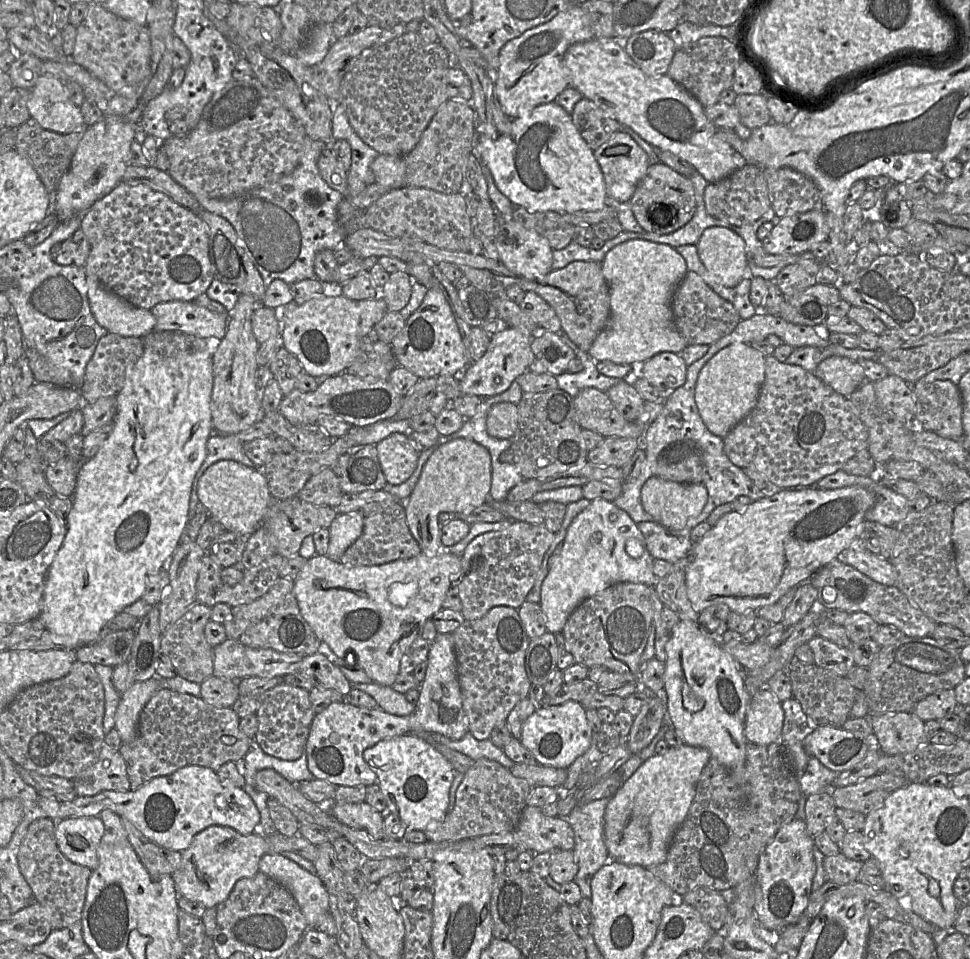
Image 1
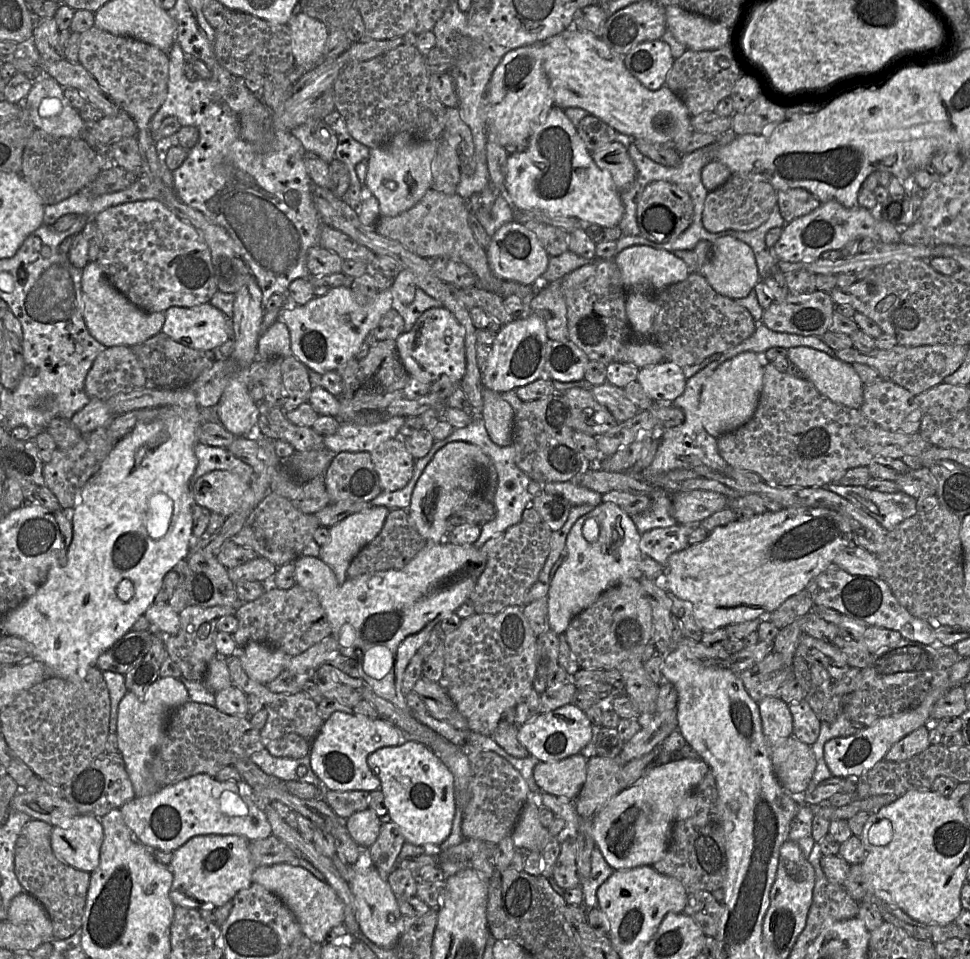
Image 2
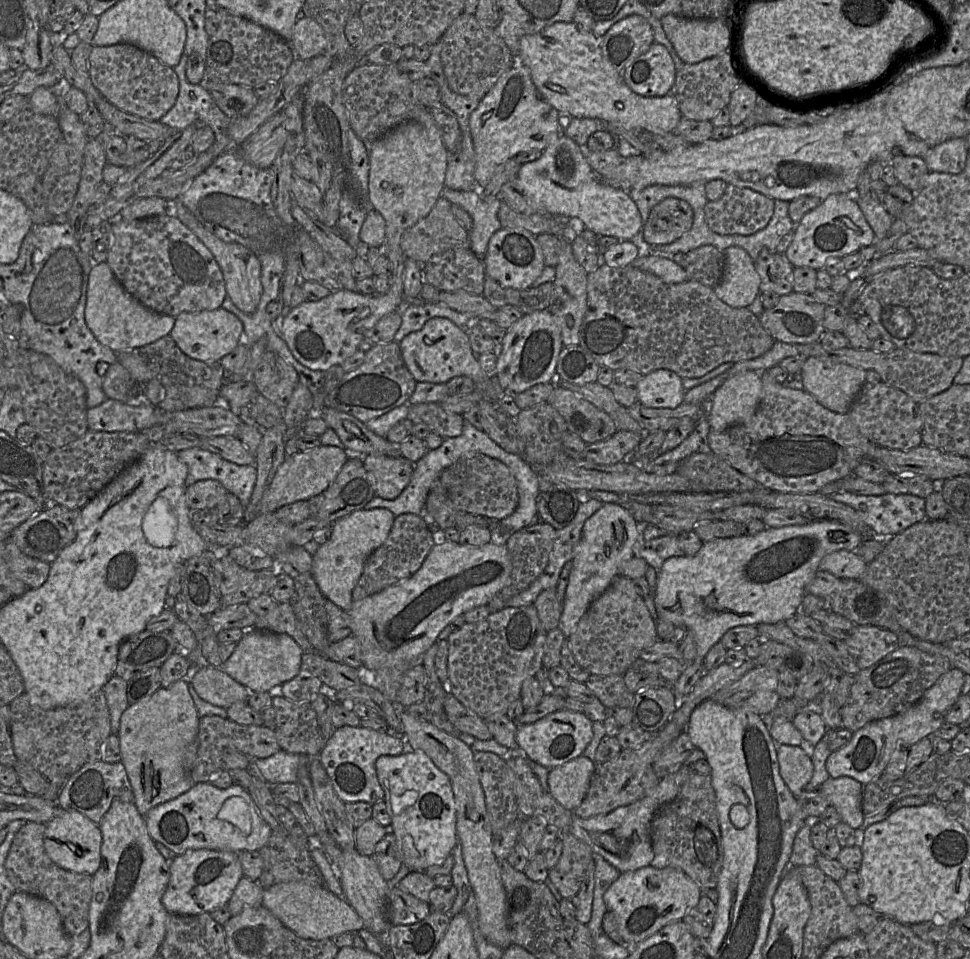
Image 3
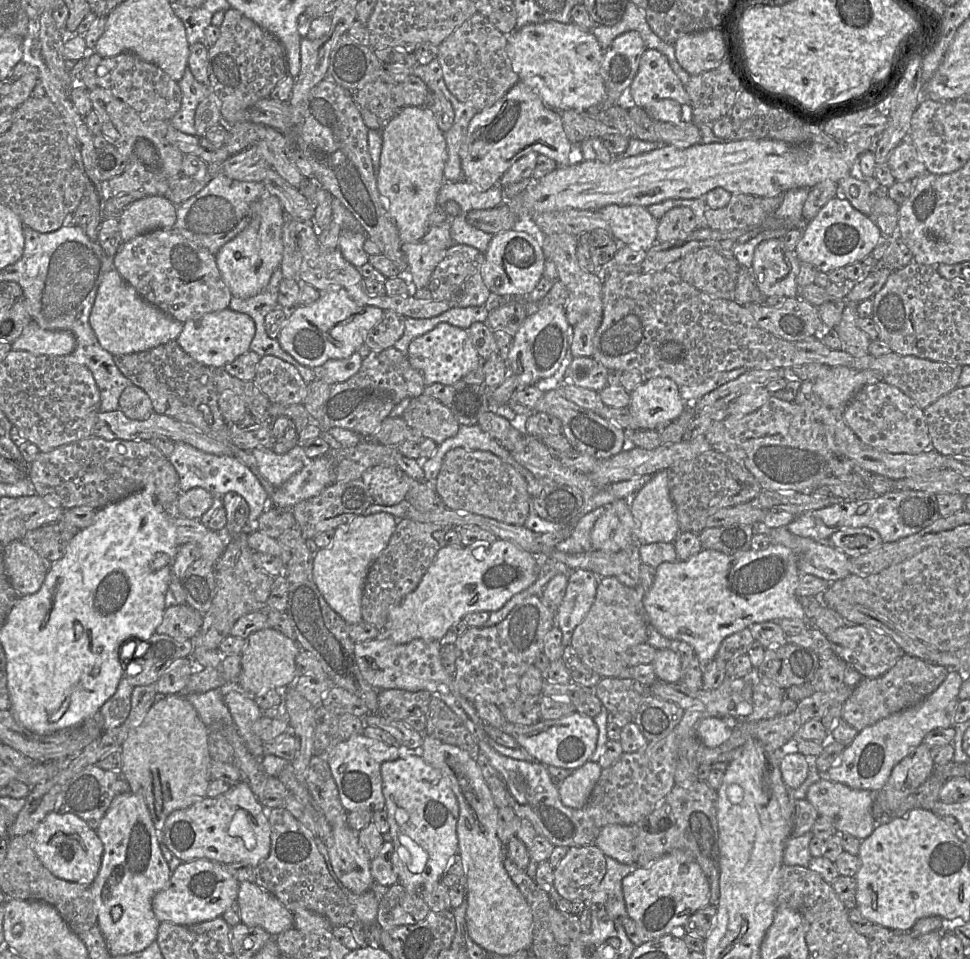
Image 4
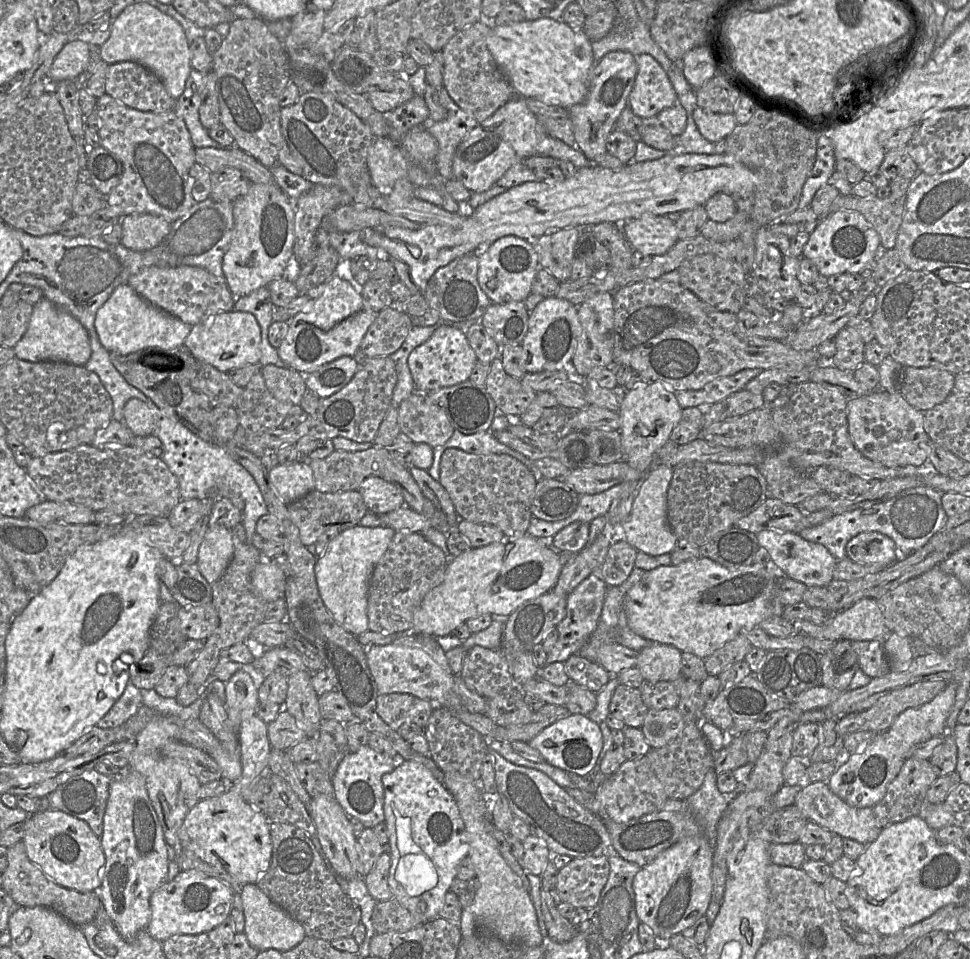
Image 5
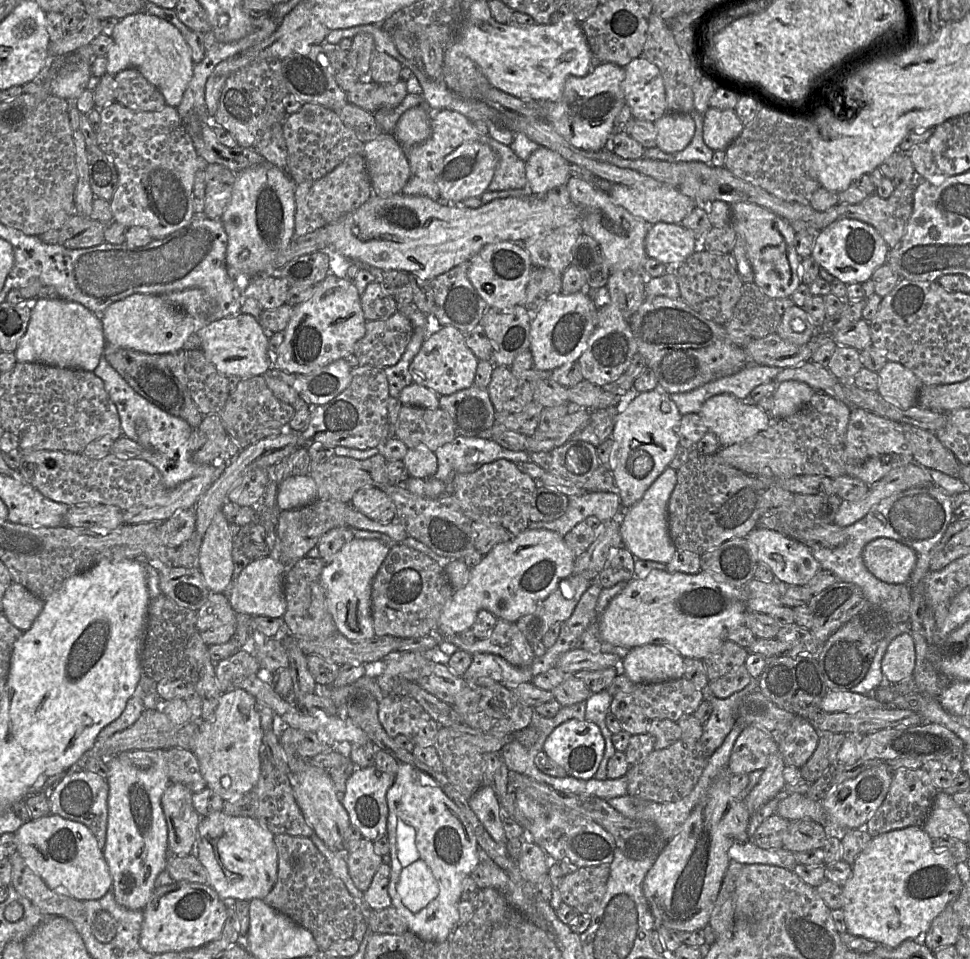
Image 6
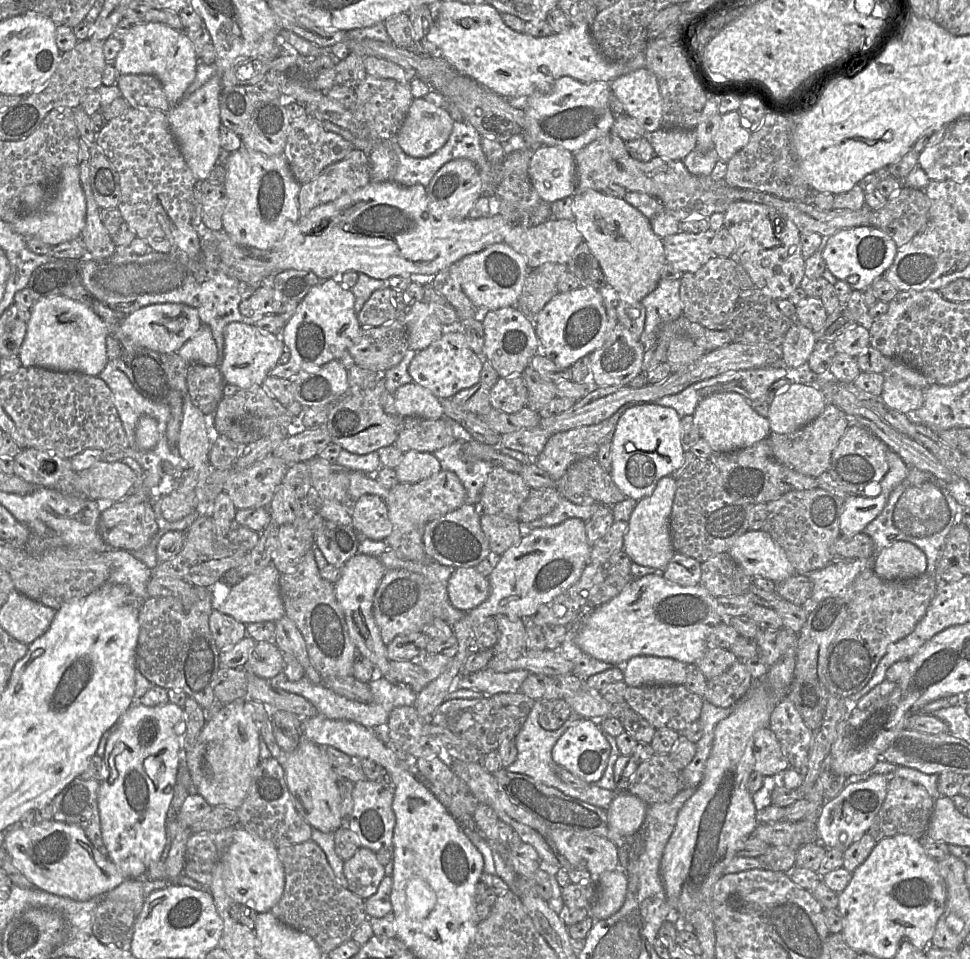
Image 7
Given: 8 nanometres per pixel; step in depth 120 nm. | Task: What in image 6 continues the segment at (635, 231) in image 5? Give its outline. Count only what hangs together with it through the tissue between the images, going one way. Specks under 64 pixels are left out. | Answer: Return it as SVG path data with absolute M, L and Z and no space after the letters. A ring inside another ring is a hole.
M655 223L651 225L645 238L647 256L671 269L684 262L699 246L699 240L681 223Z

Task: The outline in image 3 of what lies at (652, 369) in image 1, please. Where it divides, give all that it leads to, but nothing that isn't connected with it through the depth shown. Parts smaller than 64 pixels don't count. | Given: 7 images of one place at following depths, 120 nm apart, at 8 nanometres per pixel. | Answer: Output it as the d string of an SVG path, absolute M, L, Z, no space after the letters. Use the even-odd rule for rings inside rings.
M668 369L643 376L635 388L638 402L646 407L674 409L684 401L683 379Z

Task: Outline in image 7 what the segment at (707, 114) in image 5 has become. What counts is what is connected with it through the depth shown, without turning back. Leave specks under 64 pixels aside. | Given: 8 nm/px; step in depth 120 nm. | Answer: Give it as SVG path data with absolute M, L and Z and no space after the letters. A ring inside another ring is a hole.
M738 111L725 113L721 116L712 149L720 160L727 163L748 144L750 136L749 123Z

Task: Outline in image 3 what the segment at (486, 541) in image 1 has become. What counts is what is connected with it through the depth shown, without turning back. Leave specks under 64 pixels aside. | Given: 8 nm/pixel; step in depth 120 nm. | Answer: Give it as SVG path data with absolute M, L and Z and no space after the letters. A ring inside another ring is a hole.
M546 523L529 525L508 534L505 537L511 563L511 575L508 584L497 592L487 603L490 612L497 612L506 607L506 603L515 595L524 591L545 569L556 538L556 529Z

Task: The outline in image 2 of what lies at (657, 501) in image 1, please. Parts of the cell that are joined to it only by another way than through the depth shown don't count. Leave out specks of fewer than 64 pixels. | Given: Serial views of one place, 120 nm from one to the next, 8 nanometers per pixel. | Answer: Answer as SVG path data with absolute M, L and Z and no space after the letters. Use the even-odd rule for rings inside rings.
M692 490L672 495L672 515L677 524L701 522L725 509L727 497L707 490Z

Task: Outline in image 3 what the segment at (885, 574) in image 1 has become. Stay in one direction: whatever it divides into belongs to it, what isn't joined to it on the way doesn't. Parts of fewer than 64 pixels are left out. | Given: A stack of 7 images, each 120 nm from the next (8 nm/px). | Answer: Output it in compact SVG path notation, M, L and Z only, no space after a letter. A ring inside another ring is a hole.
M845 549L824 556L819 564L820 571L827 571L839 578L859 579L867 570L868 564L857 551Z

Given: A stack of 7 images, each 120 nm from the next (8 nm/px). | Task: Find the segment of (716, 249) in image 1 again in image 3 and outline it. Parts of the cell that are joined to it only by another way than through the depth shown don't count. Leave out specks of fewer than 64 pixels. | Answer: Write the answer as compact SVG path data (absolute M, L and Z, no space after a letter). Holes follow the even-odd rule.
M731 246L724 252L725 264L720 282L713 288L716 296L734 308L748 307L760 294L760 276L748 252Z

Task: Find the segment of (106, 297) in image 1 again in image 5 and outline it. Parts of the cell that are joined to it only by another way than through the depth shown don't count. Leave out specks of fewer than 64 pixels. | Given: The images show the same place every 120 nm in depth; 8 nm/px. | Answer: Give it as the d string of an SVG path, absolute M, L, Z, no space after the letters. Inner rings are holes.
M129 284L119 285L98 309L95 331L109 352L127 355L145 348L171 349L183 345L192 326L142 298Z

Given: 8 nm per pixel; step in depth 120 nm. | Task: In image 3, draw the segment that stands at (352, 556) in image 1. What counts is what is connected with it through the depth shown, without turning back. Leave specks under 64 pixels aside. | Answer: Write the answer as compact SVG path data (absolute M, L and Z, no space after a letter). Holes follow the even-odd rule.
M416 514L395 516L387 539L369 555L365 562L362 575L352 592L353 602L380 592L413 575L421 567L433 546L433 529L422 516Z

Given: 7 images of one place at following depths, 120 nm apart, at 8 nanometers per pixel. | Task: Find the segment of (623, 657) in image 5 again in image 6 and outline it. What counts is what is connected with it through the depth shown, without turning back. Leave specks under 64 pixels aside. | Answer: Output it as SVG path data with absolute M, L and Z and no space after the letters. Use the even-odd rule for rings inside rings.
M582 648L564 653L558 660L556 668L565 674L574 674L581 670L601 670L619 668L622 659L613 653L591 653Z

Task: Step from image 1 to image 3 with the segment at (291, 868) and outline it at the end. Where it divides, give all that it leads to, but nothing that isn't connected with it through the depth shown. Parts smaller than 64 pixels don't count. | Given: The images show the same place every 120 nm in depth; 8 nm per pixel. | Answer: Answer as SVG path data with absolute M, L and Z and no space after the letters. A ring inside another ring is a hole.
M301 881L278 883L264 889L262 905L287 929L304 939L331 939L340 933L365 928L364 921L348 901L337 897L325 886L312 886Z

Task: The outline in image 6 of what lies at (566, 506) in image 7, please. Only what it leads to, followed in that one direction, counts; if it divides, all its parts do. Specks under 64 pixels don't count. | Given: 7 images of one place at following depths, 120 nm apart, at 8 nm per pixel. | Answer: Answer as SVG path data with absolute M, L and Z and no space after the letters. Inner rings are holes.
M585 492L582 495L568 496L568 507L566 512L558 519L553 521L530 522L529 529L546 529L559 533L564 536L579 522L589 516L595 516L600 521L611 520L619 509L619 495L615 492Z

